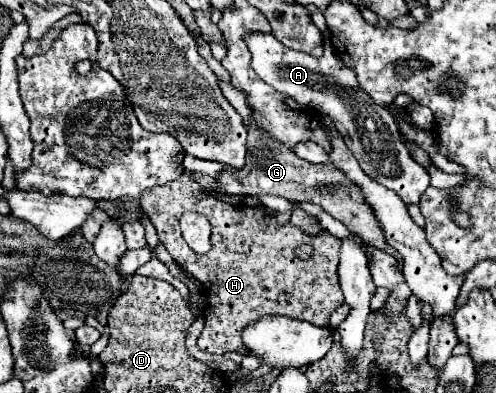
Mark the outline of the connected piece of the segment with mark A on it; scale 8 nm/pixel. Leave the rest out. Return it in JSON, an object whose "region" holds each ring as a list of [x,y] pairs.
{"region":[[[245,33],[243,39],[251,51],[251,69],[265,83],[295,99],[299,105],[319,107],[323,113],[327,113],[335,121],[339,133],[343,133],[345,143],[359,161],[361,169],[371,179],[387,189],[393,189],[403,203],[419,203],[421,193],[429,187],[429,173],[413,161],[411,153],[401,141],[401,133],[389,109],[379,109],[379,105],[375,105],[371,97],[367,97],[367,93],[355,85],[355,73],[351,73],[351,69],[339,61],[339,55],[331,43],[327,43],[325,55],[315,59],[313,55],[287,49],[269,33]]]}

